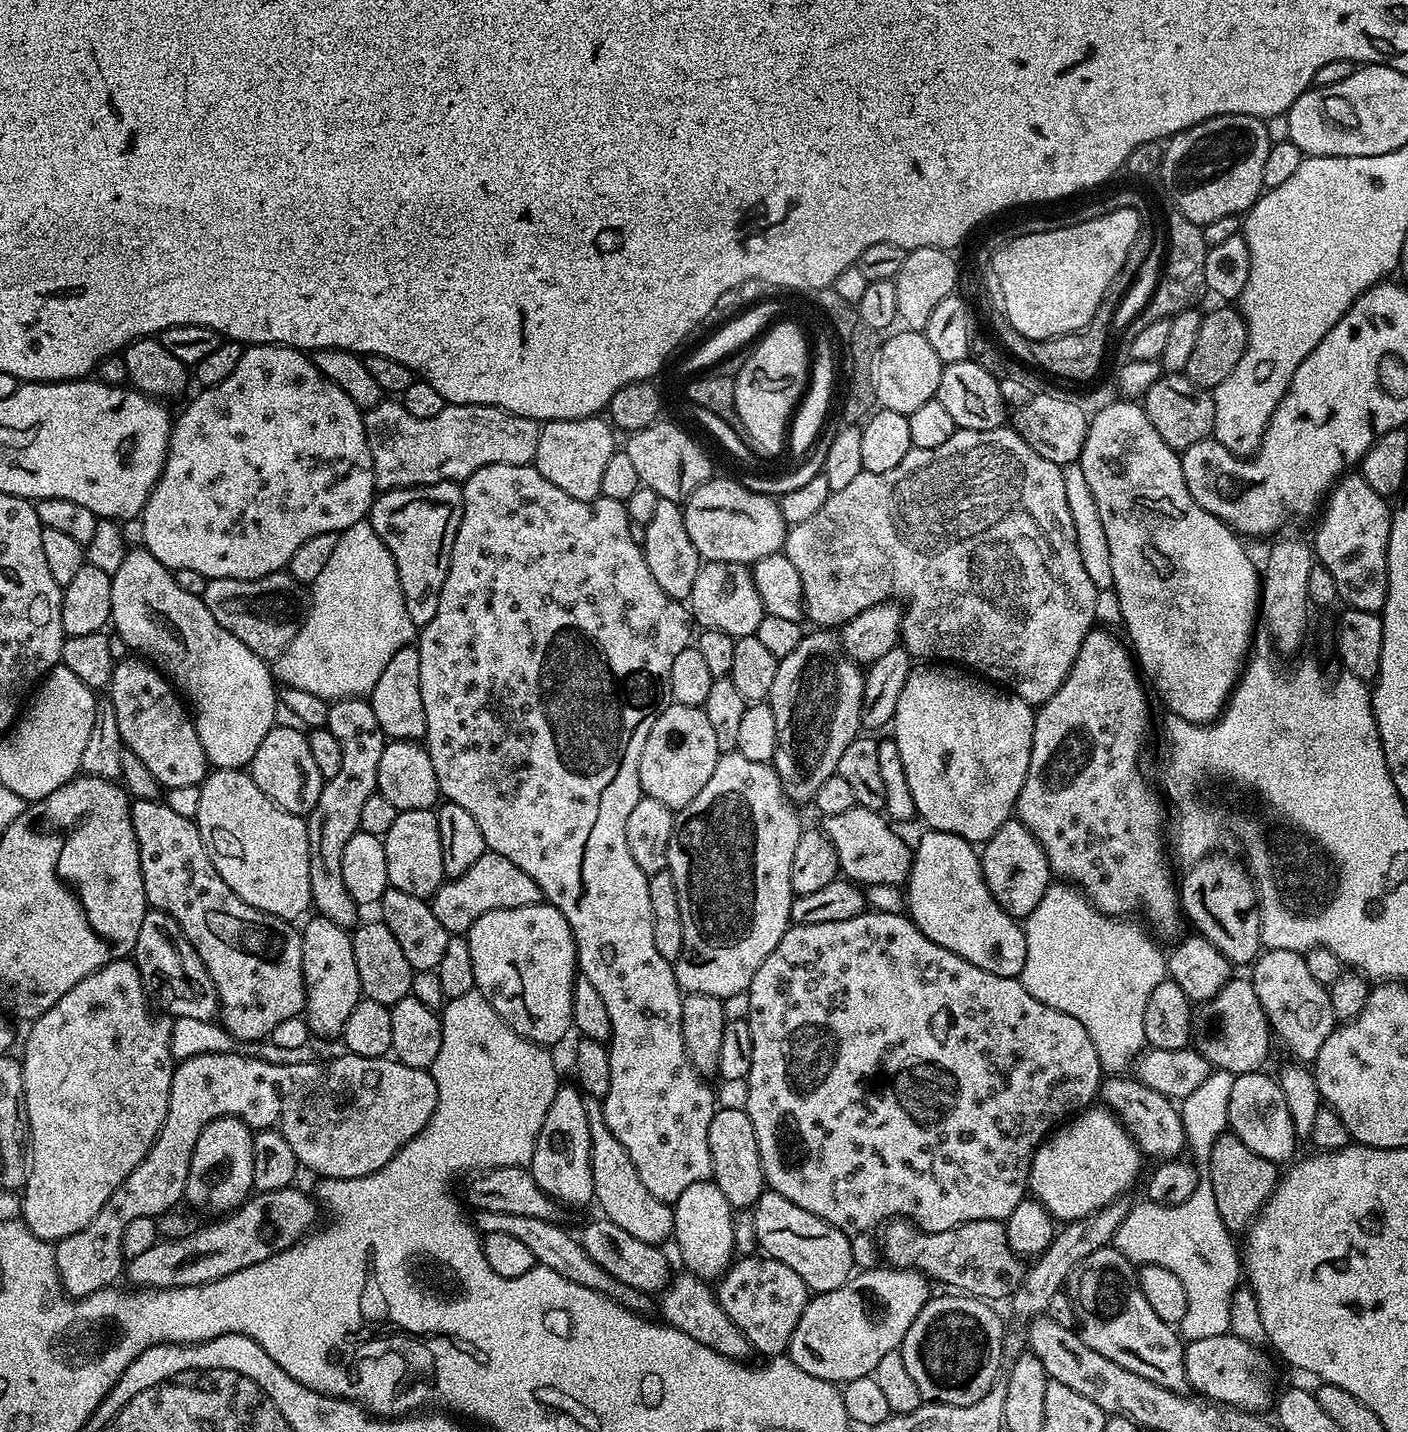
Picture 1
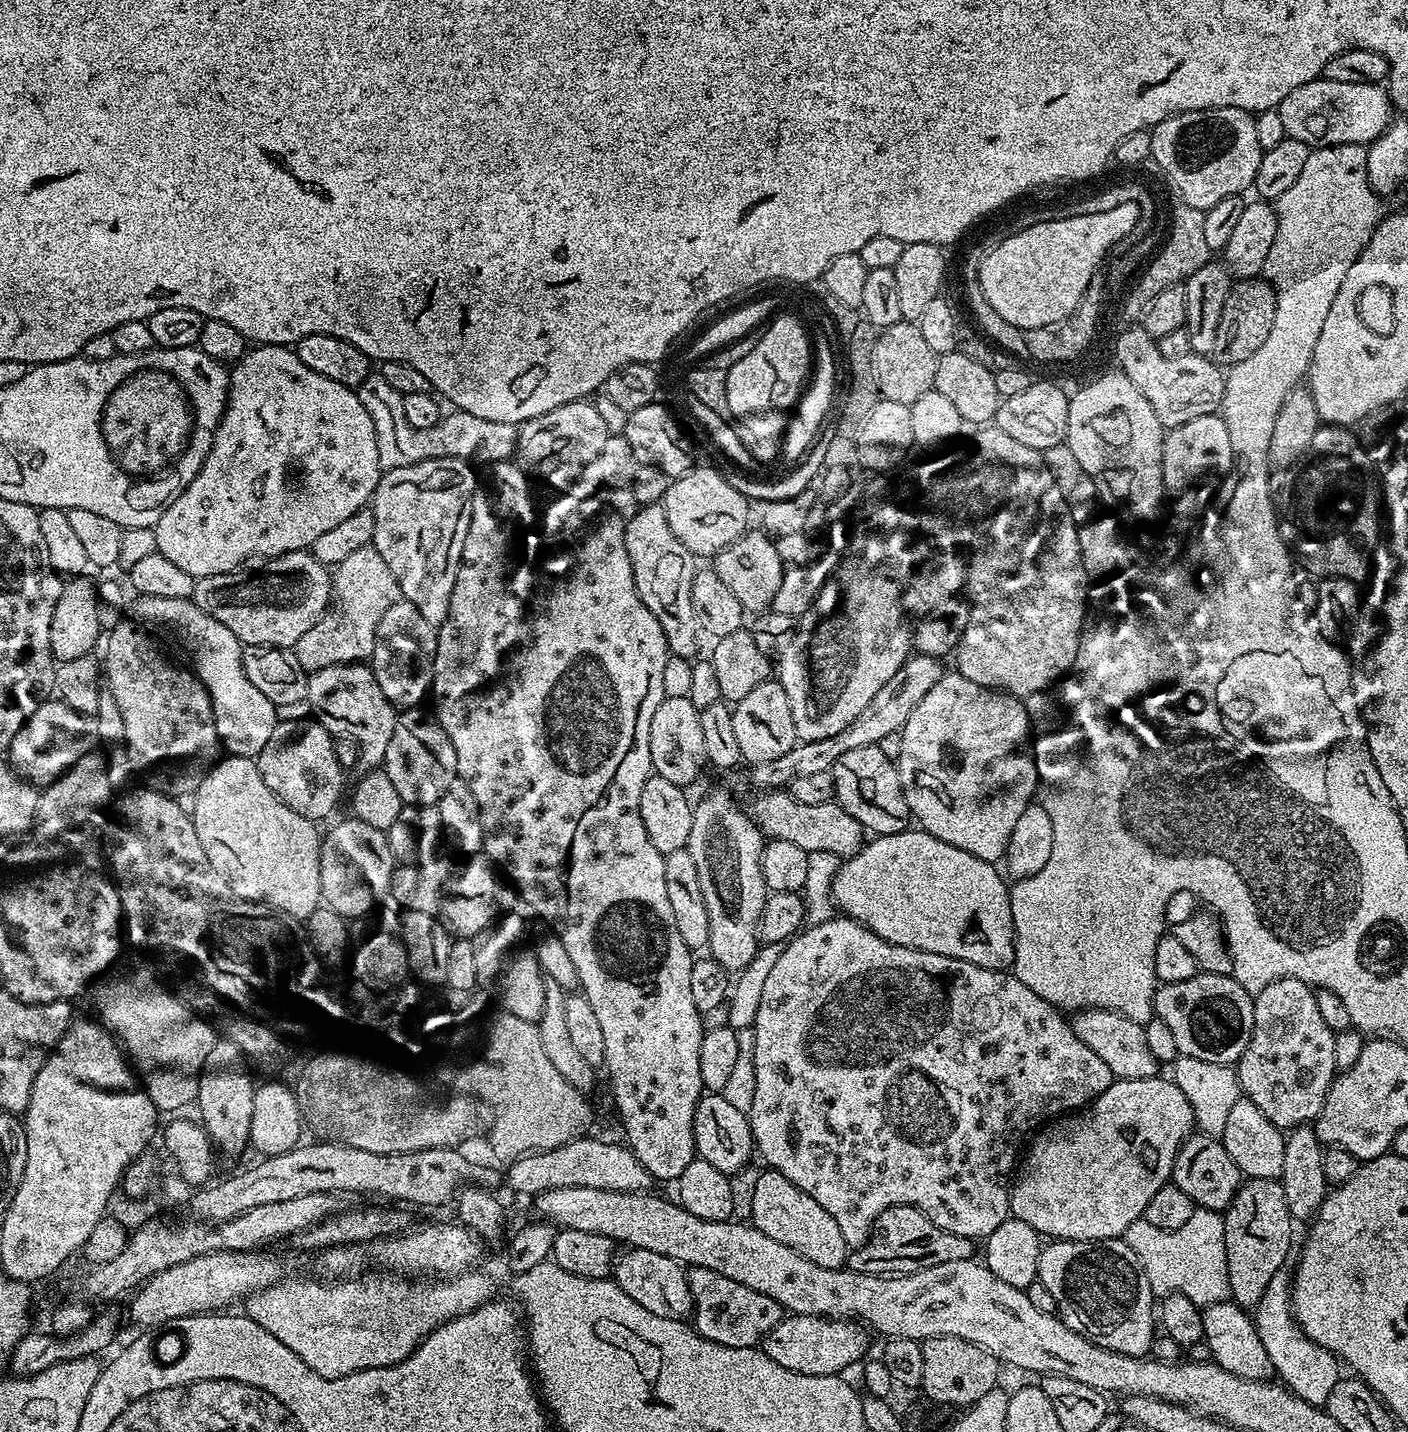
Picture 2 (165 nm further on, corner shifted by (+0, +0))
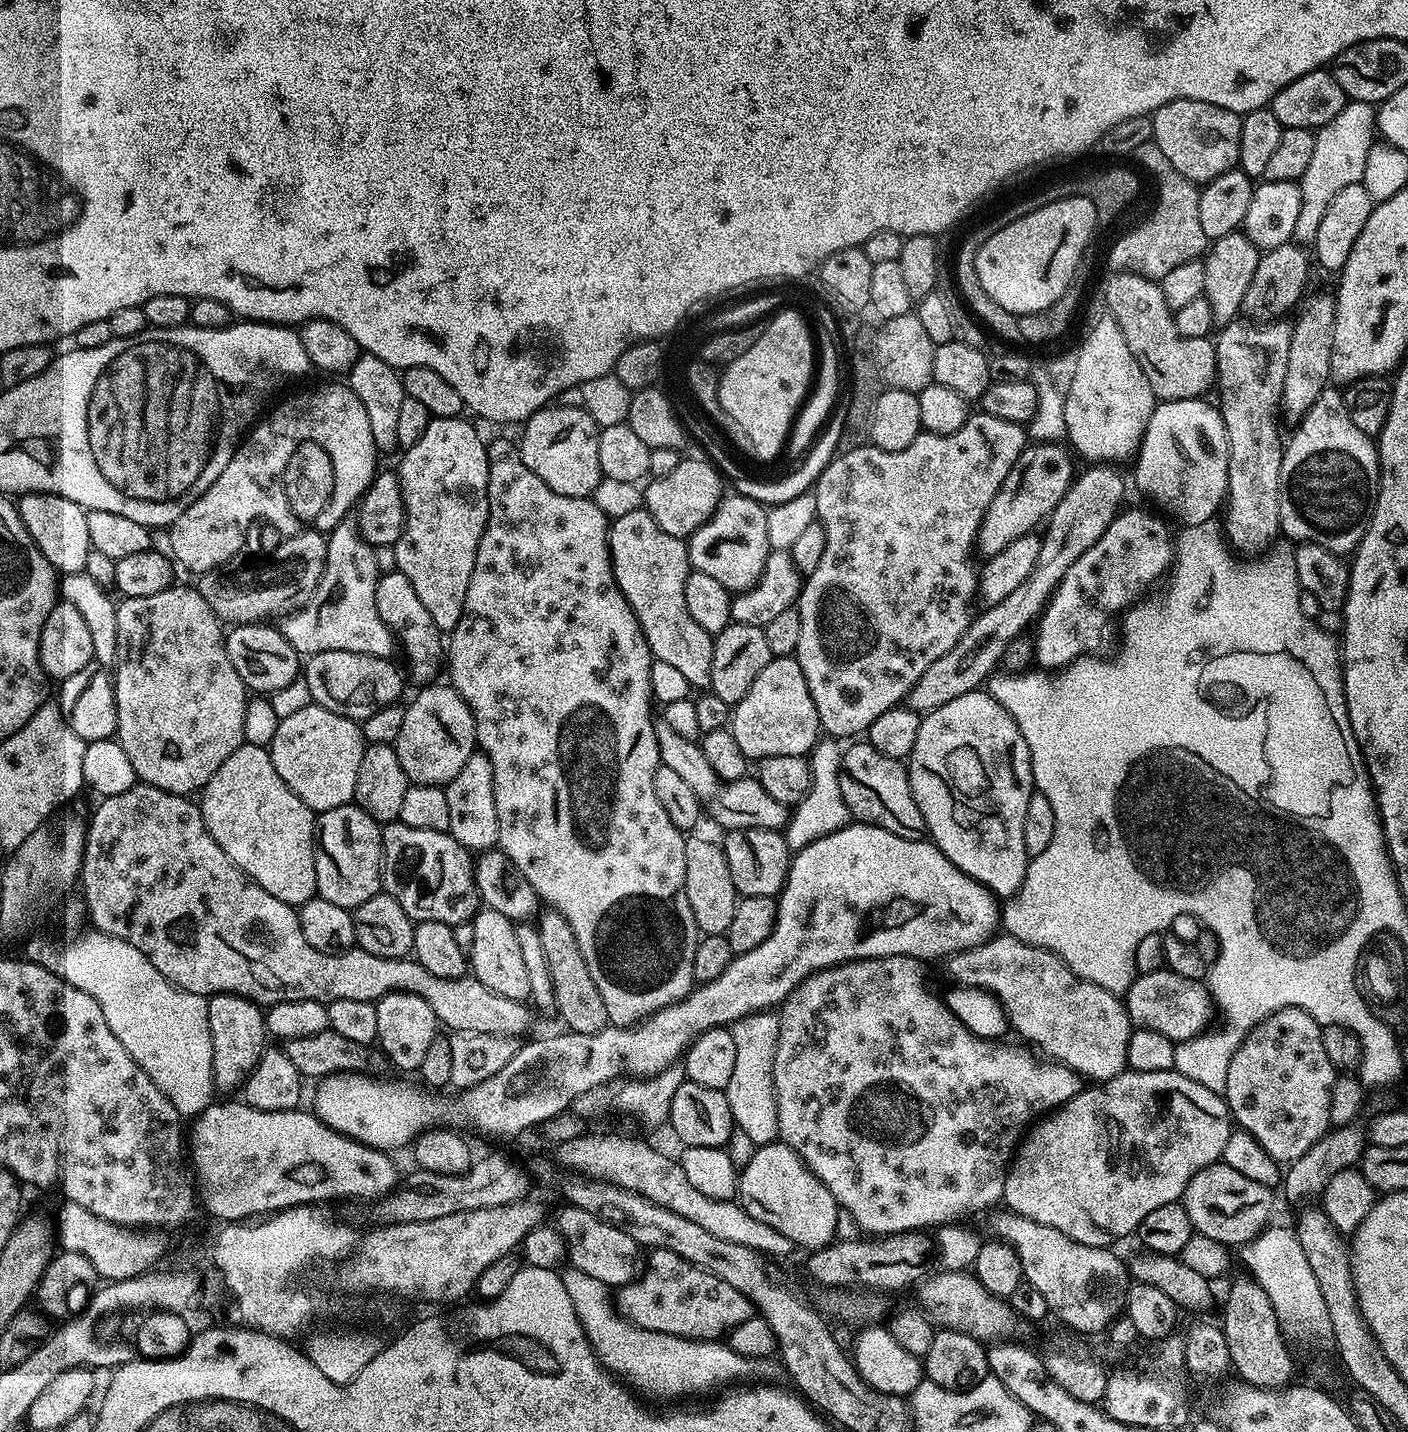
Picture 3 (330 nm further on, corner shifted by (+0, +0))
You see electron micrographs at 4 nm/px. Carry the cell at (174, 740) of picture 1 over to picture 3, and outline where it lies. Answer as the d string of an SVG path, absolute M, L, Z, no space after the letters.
M173 586L162 590L162 594L146 594L146 598L124 598L116 605L116 617L118 618L118 644L116 646L116 658L114 661L114 687L116 689L116 735L126 757L130 758L130 764L136 771L137 781L154 786L158 790L172 792L176 796L188 796L196 794L203 789L210 778L245 743L244 738L244 712L248 709L250 699L249 689L245 688L242 678L238 678L238 670L230 666L230 658L226 658L226 646L224 645L225 629L222 627L220 617L210 610L206 598L202 598L199 587L179 588Z

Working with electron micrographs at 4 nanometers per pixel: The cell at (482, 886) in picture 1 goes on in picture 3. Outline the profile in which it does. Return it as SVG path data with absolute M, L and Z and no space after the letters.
M388 822L380 829L382 844L382 888L387 895L394 897L398 906L406 910L413 922L433 920L453 926L471 921L481 907L480 893L476 891L474 860L467 848L447 832L438 830L414 830L399 822Z

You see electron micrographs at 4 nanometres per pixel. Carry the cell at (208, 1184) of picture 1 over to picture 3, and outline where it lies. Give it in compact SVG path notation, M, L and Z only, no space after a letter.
M218 992L207 997L208 1018L210 1028L210 1042L213 1043L210 1065L212 1076L216 1079L215 1087L228 1092L231 1088L239 1089L246 1073L260 1060L261 1052L265 1051L266 1033L264 1031L264 1012L261 1005L248 1000L245 996L235 996L233 992Z

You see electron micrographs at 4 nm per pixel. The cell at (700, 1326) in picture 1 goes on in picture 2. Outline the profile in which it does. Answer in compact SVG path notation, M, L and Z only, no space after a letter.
M641 1248L629 1249L625 1253L617 1259L613 1269L613 1277L619 1287L650 1314L671 1320L689 1319L693 1313L693 1296L685 1267L672 1258Z

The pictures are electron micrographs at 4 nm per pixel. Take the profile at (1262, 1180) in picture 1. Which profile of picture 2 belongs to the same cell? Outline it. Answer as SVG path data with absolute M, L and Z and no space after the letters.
M1248 1178L1236 1189L1234 1198L1224 1209L1228 1291L1234 1303L1245 1310L1259 1305L1269 1291L1272 1275L1284 1264L1292 1244L1294 1219L1287 1208L1286 1194L1280 1180Z

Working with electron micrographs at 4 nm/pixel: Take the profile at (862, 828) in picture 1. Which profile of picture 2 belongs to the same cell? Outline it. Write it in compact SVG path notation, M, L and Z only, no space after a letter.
M780 790L764 794L752 809L756 822L769 837L794 842L794 846L809 854L829 852L839 858L854 856L865 847L866 829L857 820L850 818L842 805L833 802L822 806L806 806L783 795L785 793Z

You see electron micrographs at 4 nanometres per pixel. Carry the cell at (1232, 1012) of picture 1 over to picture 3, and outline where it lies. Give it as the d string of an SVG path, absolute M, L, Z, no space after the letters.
M1171 970L1137 975L1126 993L1128 1019L1136 1028L1158 1030L1173 1042L1191 1042L1209 1027L1208 1019L1214 1016L1212 993L1201 981L1182 978Z

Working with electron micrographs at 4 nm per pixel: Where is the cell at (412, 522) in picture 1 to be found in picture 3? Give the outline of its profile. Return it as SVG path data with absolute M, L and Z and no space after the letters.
M438 416L429 419L426 430L422 430L422 438L414 442L401 456L400 468L398 467L398 479L400 482L400 493L404 499L404 532L399 536L394 545L396 550L395 567L406 578L410 578L410 586L414 586L414 591L418 593L418 599L422 601L422 606L426 606L426 611L430 618L434 618L434 626L440 628L441 633L451 633L454 626L462 618L462 610L466 602L466 590L470 590L470 574L474 574L474 558L478 554L478 542L484 533L484 527L488 521L488 449L485 441L476 437L476 428L471 424L471 419L464 420L460 416Z

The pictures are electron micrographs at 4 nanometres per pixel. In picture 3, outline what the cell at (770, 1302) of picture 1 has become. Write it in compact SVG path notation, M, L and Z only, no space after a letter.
M653 1247L651 1251L652 1253L648 1256L648 1265L645 1268L643 1265L638 1278L625 1284L614 1296L615 1307L620 1315L631 1324L637 1324L639 1328L646 1330L658 1330L666 1334L681 1336L687 1340L716 1342L753 1316L752 1301L746 1299L738 1290L734 1290L734 1286L730 1286L730 1282L718 1278L714 1273L707 1272L705 1268L699 1268L698 1265L692 1264L688 1260L683 1260L669 1248Z

